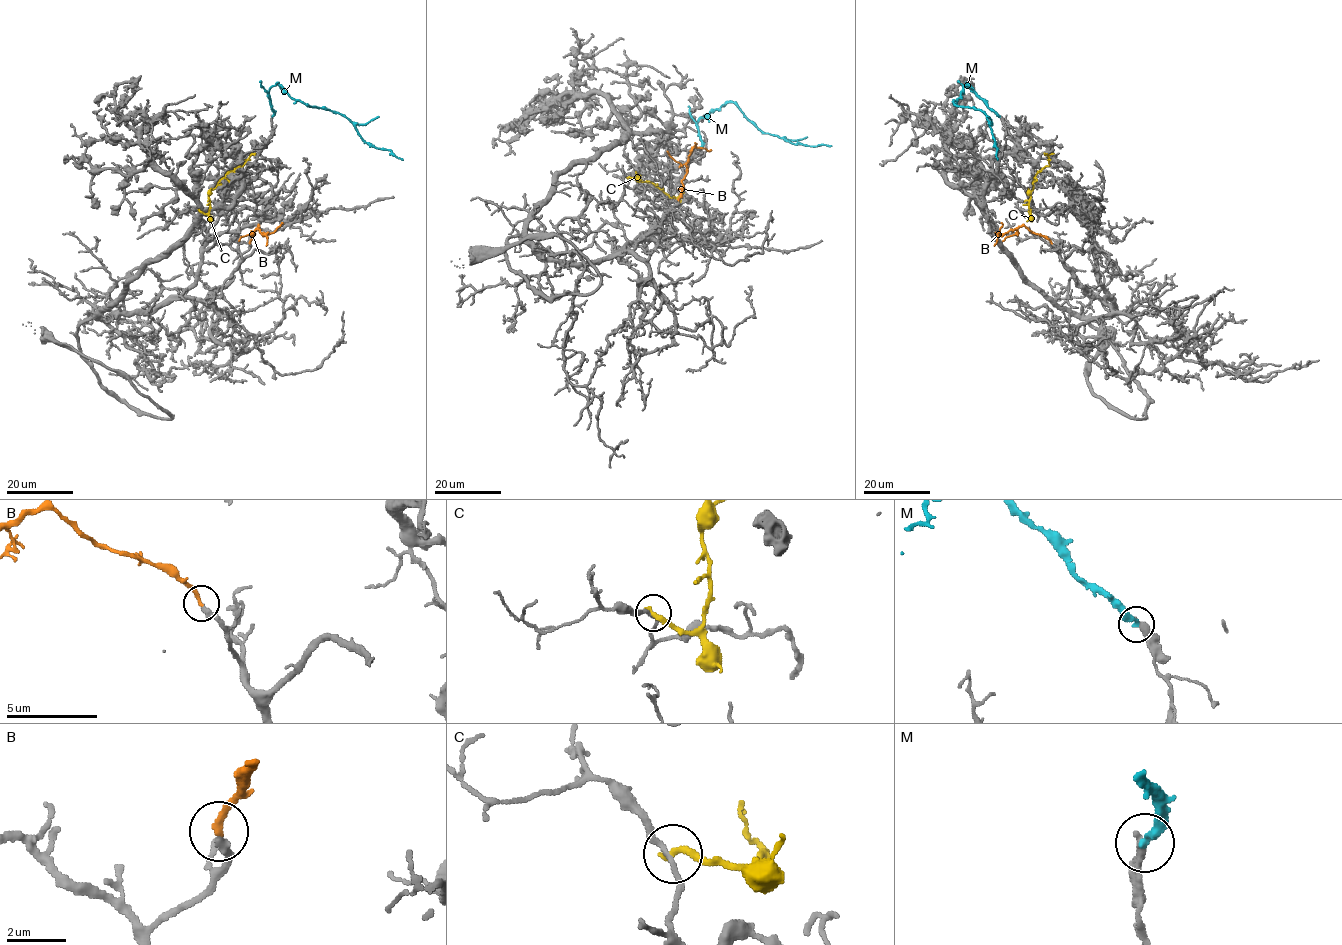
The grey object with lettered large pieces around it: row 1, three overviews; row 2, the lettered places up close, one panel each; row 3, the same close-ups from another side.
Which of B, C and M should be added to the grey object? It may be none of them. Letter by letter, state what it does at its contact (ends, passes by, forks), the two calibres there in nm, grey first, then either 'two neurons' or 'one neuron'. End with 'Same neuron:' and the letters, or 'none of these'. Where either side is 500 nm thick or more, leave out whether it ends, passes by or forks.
B: it ends; calibres 240 and 240 nm; one neuron
C: it ends; calibres 180 and 300 nm; two neurons
M: it ends; calibres 360 and 320 nm; two neurons
Same neuron: B

